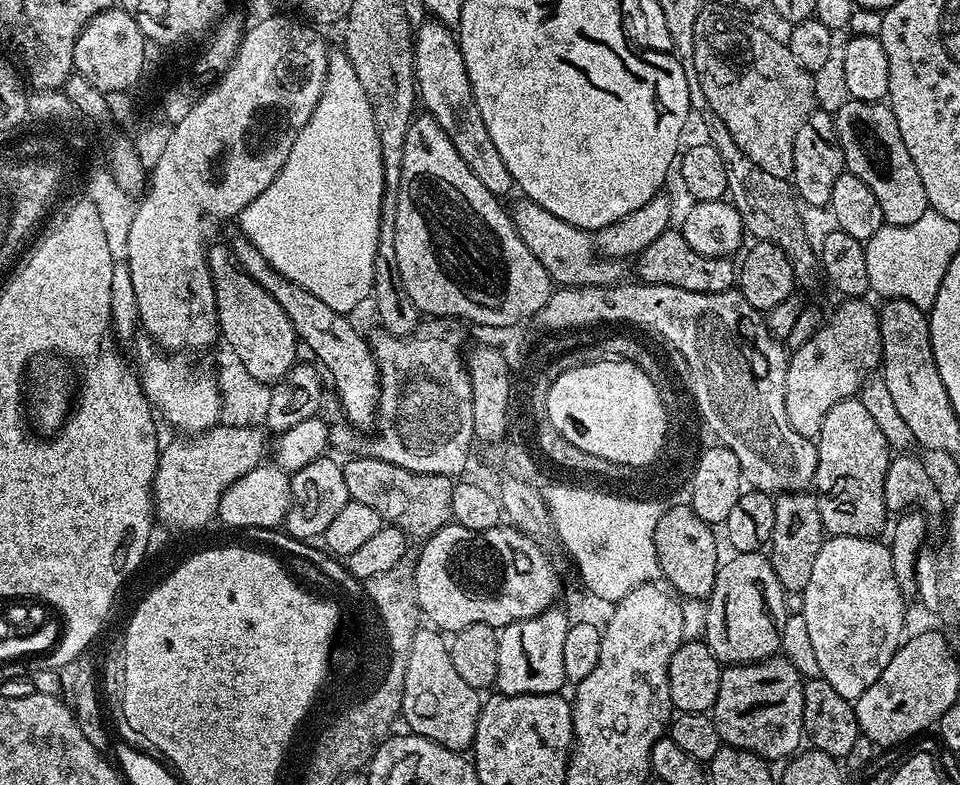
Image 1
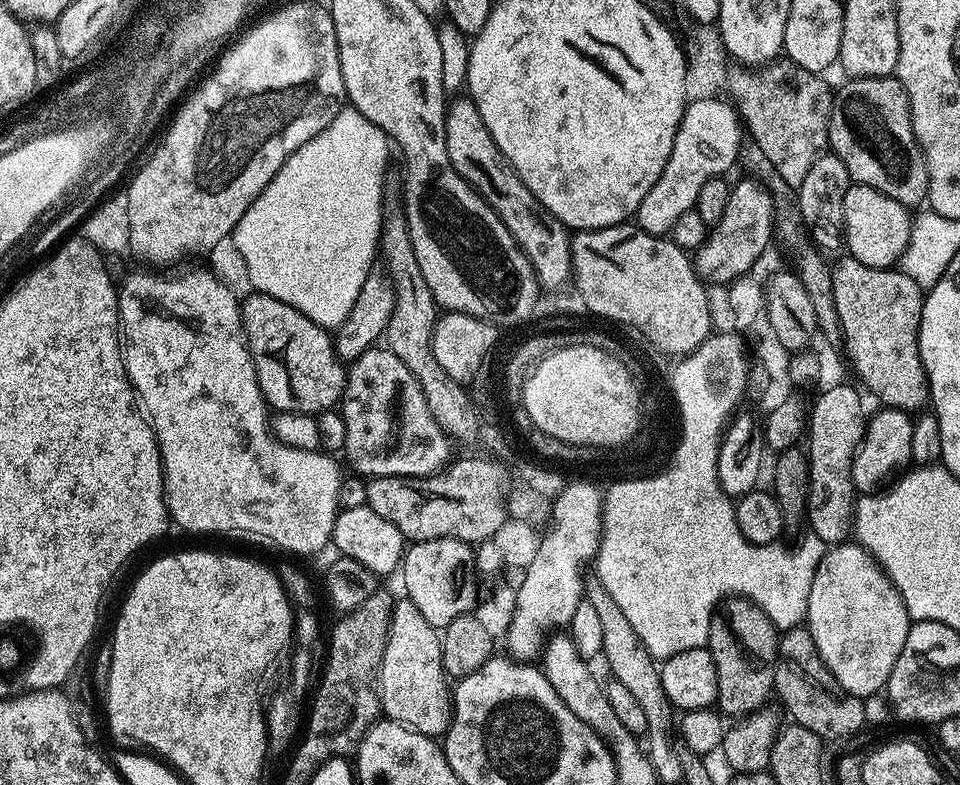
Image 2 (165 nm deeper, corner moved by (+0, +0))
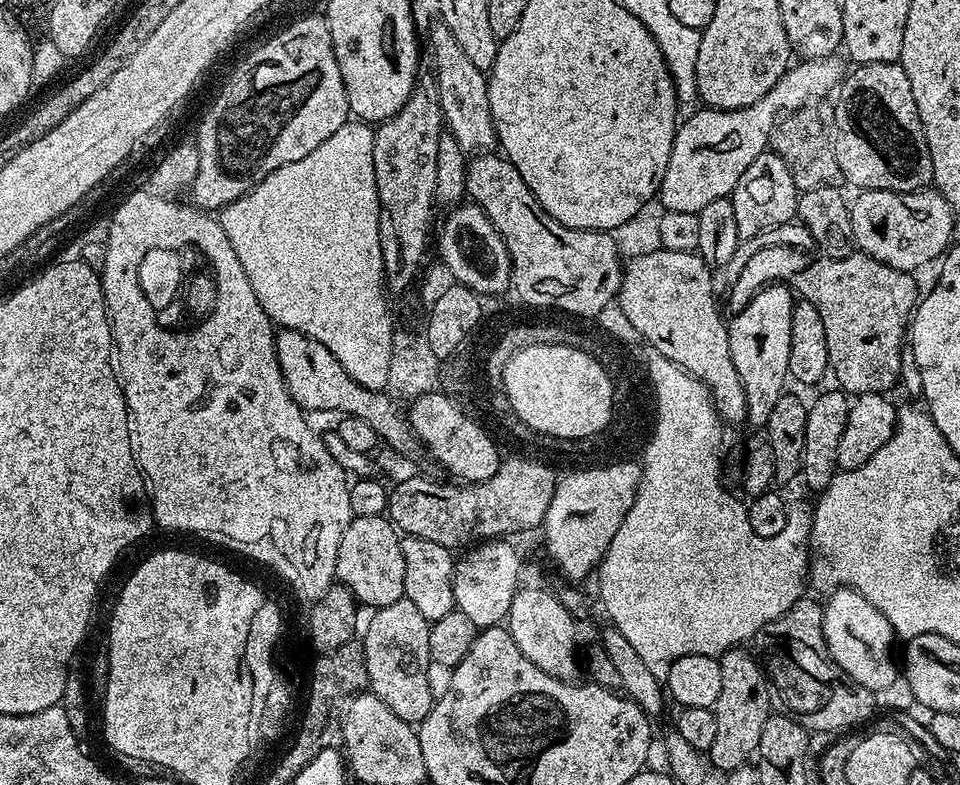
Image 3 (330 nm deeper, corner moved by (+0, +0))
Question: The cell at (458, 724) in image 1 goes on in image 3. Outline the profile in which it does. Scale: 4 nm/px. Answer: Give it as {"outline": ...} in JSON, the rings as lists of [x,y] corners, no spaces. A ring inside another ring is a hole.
{"outline":[[[406,598],[398,602],[390,602],[390,606],[382,606],[371,613],[372,621],[362,637],[364,647],[365,670],[372,695],[376,696],[398,718],[407,724],[416,726],[430,714],[434,703],[432,680],[428,677],[430,669],[430,622],[422,618],[418,606]]]}

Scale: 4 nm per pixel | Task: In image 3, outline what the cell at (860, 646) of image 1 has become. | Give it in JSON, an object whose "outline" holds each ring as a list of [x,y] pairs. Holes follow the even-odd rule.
{"outline":[[[839,587],[831,593],[822,615],[822,635],[827,655],[855,684],[861,684],[871,692],[882,690],[894,682],[898,674],[898,660],[892,657],[894,633],[890,622],[862,594],[853,588]]]}

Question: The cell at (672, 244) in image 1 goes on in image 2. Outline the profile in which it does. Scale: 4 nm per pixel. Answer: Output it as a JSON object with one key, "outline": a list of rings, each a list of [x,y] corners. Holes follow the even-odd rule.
{"outline":[[[753,179],[740,180],[731,185],[730,202],[726,214],[711,225],[708,237],[701,248],[695,249],[694,267],[705,285],[729,285],[742,276],[749,275],[760,255],[774,240],[774,201],[767,191]]]}

